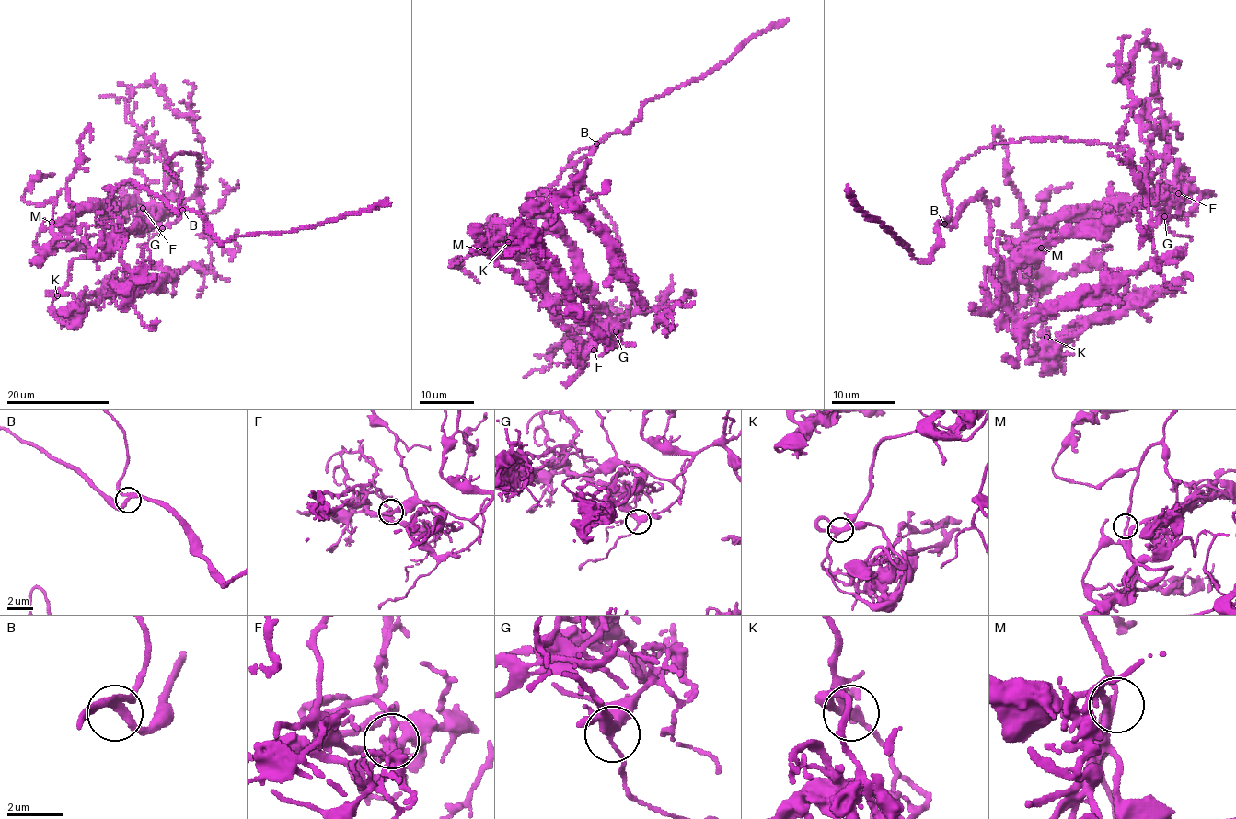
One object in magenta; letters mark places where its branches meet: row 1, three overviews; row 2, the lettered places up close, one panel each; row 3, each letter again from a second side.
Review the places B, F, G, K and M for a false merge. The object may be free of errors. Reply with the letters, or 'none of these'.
none of these

